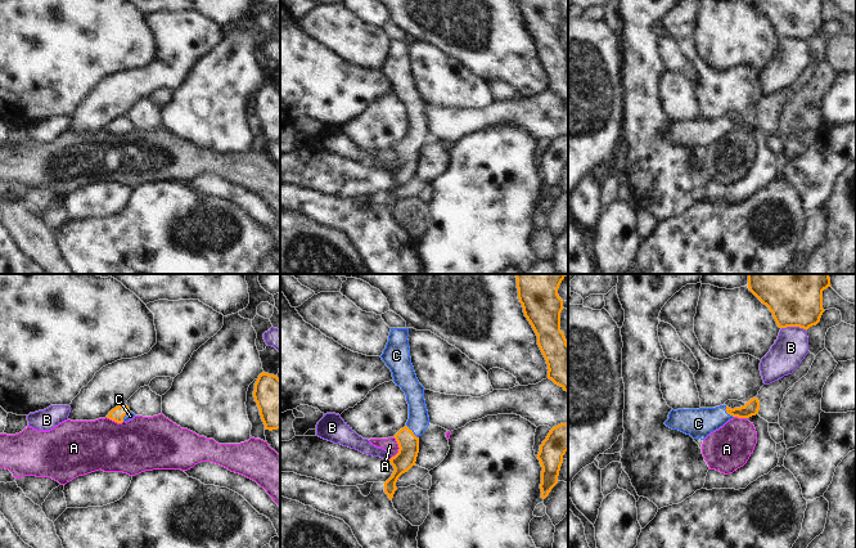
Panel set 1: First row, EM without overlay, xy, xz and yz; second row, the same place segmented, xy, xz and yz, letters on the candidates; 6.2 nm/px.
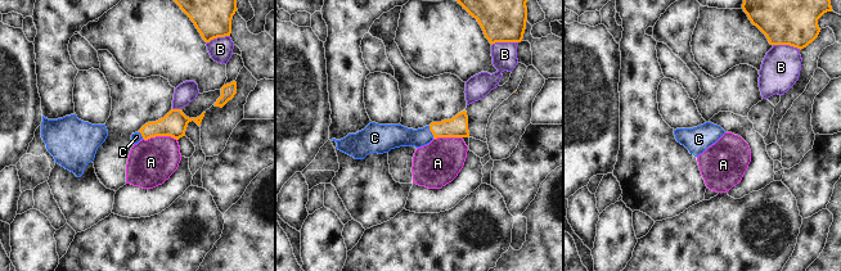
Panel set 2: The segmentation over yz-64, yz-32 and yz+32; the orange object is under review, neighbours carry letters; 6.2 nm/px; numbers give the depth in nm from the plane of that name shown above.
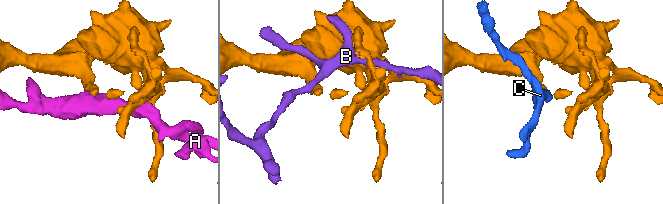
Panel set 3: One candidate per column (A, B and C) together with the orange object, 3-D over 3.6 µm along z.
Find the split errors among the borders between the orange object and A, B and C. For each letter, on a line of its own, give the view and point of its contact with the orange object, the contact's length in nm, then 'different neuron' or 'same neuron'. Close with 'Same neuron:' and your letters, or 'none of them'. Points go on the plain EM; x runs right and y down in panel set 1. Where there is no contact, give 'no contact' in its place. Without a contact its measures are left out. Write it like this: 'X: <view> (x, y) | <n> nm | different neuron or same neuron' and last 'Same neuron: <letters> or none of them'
A: xz (399, 161) | 150 nm | different neuron
B: yz (794, 37) | 160 nm | different neuron
C: xz (411, 143) | 120 nm | same neuron
Same neuron: C

